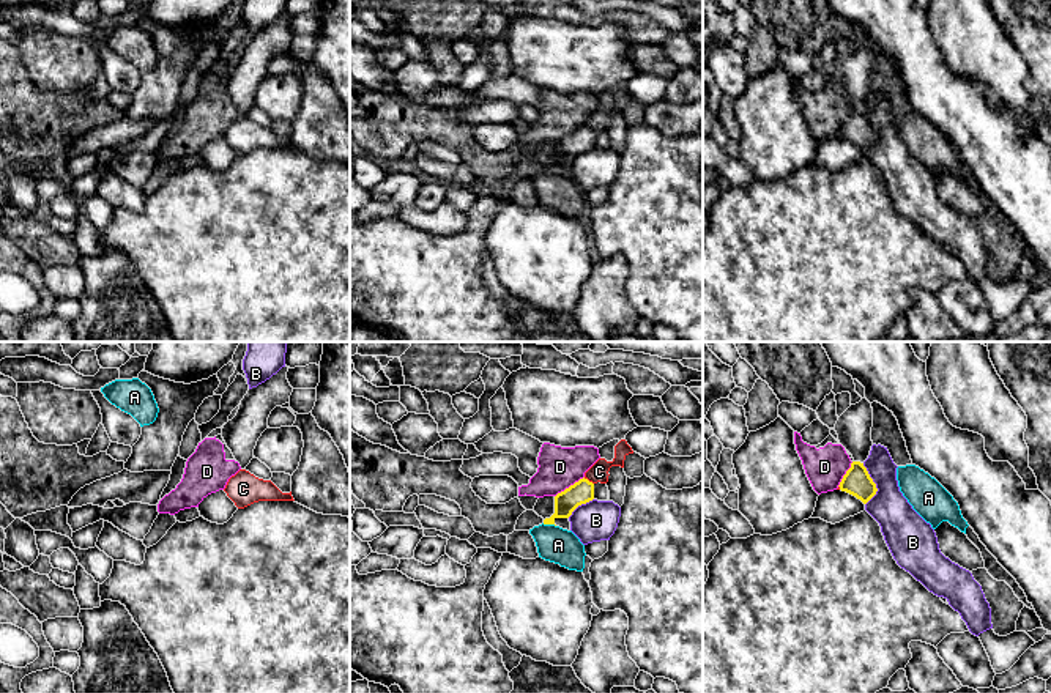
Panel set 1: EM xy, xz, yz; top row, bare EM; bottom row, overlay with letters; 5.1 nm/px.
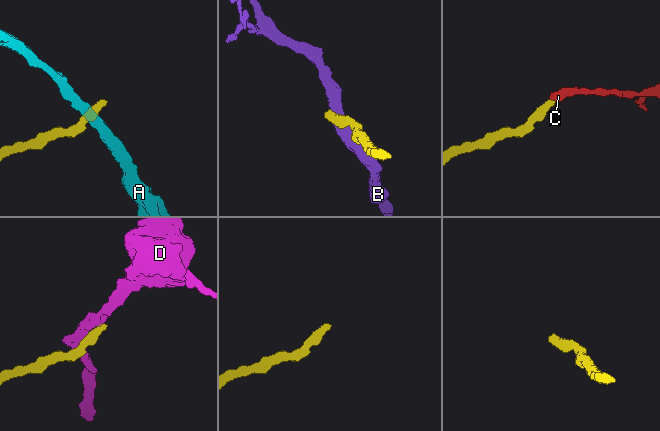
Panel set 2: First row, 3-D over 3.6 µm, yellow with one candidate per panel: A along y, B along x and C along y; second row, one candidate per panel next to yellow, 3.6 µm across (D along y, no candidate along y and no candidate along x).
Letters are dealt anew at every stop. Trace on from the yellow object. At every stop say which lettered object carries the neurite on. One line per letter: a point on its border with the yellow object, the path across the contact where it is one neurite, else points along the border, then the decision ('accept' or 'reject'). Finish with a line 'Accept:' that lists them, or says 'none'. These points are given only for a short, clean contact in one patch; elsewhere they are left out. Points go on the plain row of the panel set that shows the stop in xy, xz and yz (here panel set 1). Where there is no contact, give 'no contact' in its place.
A: contact xz (549, 170); border xz (542, 170), (555, 174); reject
B: contact yz (875, 131); border yz (862, 111), (876, 136), (876, 140), (865, 151); reject
C: contact xz (586, 126); way xz (582, 139), (586, 126), (599, 118); accept
D: contact xz (571, 133); border xz (583, 123), (555, 144); reject
Accept: C

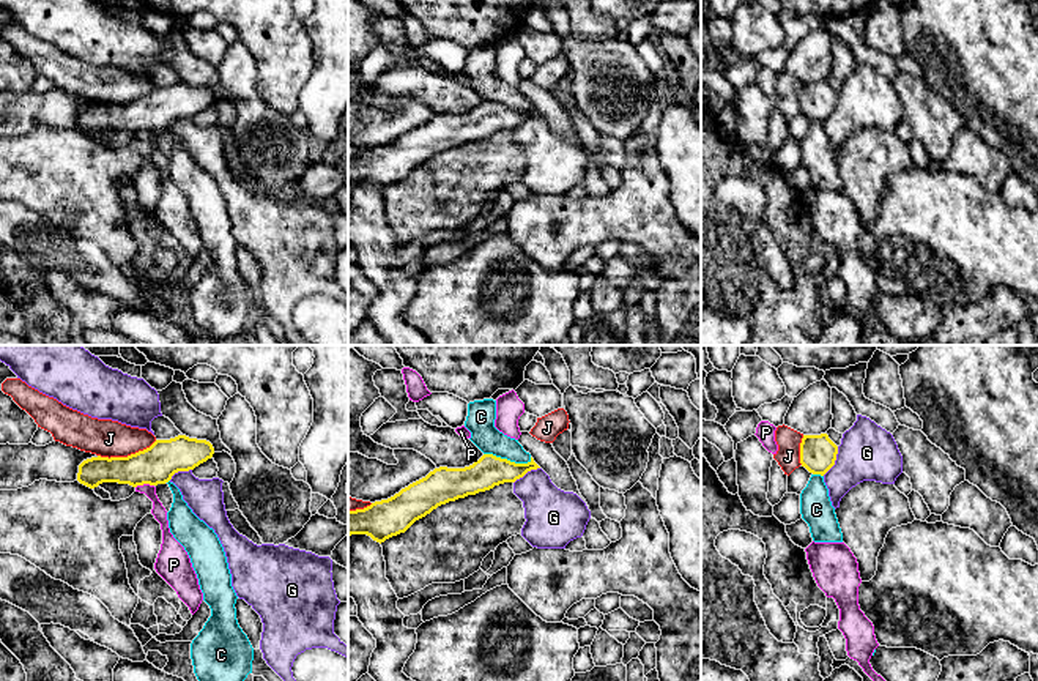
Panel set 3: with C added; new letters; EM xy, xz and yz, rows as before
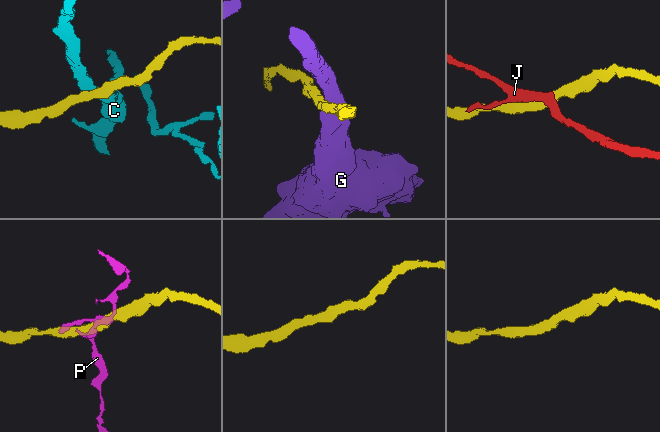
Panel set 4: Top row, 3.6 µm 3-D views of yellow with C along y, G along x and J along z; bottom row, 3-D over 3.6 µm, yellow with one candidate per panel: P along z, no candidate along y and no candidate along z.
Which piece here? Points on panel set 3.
C: contact xz (506, 106); border xz (484, 100), (515, 109), (531, 107); reject
G: contact yz (835, 106); border yz (838, 93), (835, 109), (822, 122); reject
J: contact xy (128, 103); reject
P: contact xy (144, 130); border xy (153, 131), (139, 131), (136, 134); reject
Accept: none

